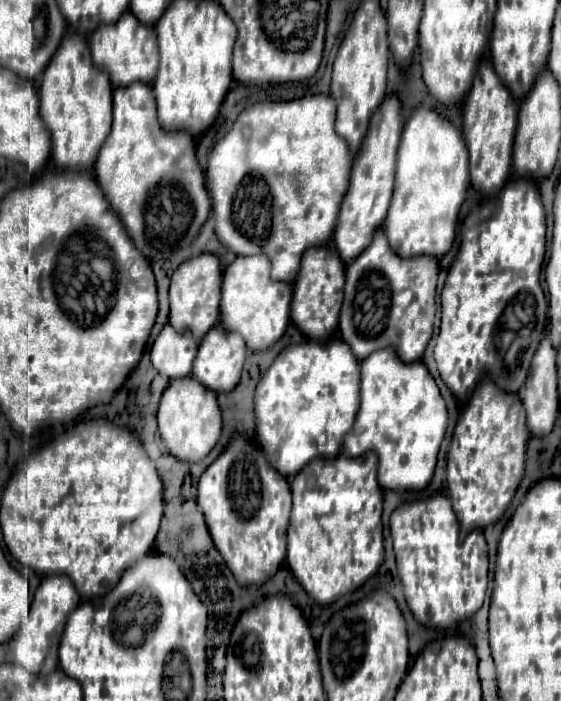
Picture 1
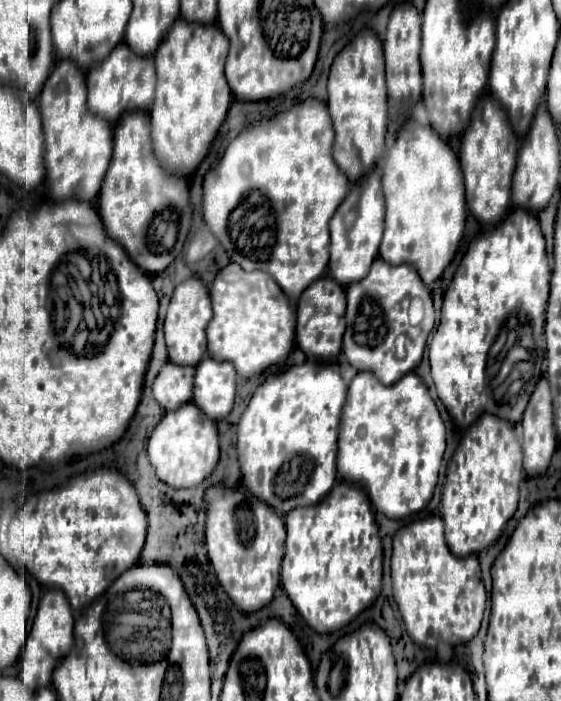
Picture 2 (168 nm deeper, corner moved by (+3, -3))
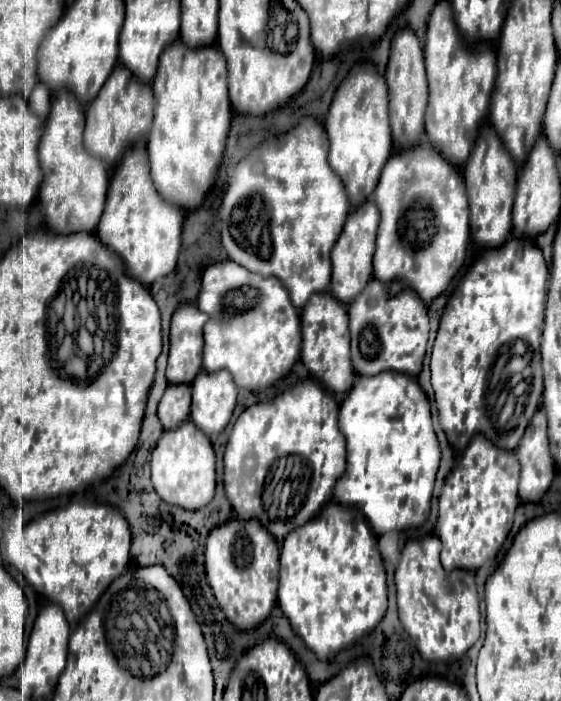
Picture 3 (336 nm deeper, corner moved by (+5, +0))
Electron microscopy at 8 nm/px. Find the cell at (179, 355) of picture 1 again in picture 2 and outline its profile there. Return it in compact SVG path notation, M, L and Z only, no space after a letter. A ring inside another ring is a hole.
M167 362L153 382L153 396L165 412L173 412L193 396L195 368Z

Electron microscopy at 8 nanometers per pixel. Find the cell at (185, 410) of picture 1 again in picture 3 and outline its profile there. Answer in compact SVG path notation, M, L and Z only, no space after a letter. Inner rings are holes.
M189 419L175 429L167 429L151 453L151 479L159 497L171 505L179 505L183 509L199 509L207 505L215 495L215 453L209 437Z

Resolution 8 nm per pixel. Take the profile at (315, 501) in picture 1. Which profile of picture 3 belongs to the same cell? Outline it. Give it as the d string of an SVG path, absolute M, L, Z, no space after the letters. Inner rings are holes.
M327 503L317 517L287 533L285 551L281 547L279 607L291 621L295 633L305 641L311 651L317 653L319 659L329 659L333 653L349 647L377 627L387 609L385 569L381 553L377 549L377 537L355 507Z

